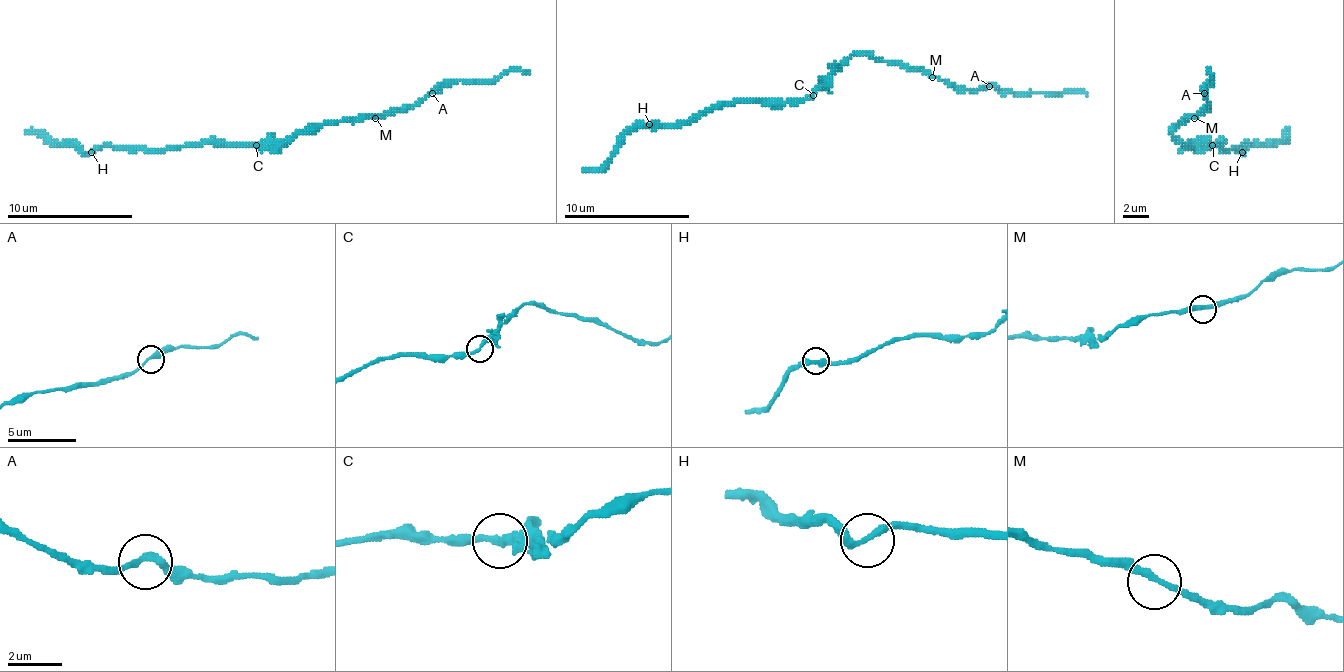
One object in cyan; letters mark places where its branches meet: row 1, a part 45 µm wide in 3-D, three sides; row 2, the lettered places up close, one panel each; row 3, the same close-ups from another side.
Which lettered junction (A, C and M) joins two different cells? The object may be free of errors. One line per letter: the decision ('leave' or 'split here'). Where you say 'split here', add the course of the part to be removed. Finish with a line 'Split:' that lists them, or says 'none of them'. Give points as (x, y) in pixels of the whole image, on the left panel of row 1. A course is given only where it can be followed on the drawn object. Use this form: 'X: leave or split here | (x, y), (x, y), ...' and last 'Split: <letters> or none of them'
A: leave
C: leave
M: leave
Split: none of them

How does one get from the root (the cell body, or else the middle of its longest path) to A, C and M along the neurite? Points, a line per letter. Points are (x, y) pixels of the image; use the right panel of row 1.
A: (1191, 143), (1182, 143), (1172, 134), (1185, 118), (1194, 118), (1207, 105), (1204, 93)
C: (1191, 143), (1210, 143), (1213, 146)
M: (1191, 143), (1182, 143), (1172, 134), (1185, 118), (1194, 118)

